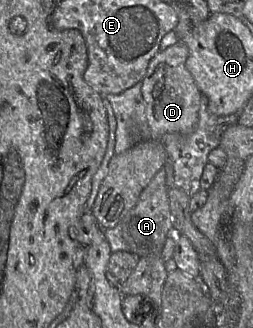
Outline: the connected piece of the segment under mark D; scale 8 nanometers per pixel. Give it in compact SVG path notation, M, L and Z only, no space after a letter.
M178 41L177 44L158 51L148 64L141 81L141 93L145 102L150 140L160 140L167 133L188 134L198 122L202 93L186 69L188 55L188 47L182 41Z

